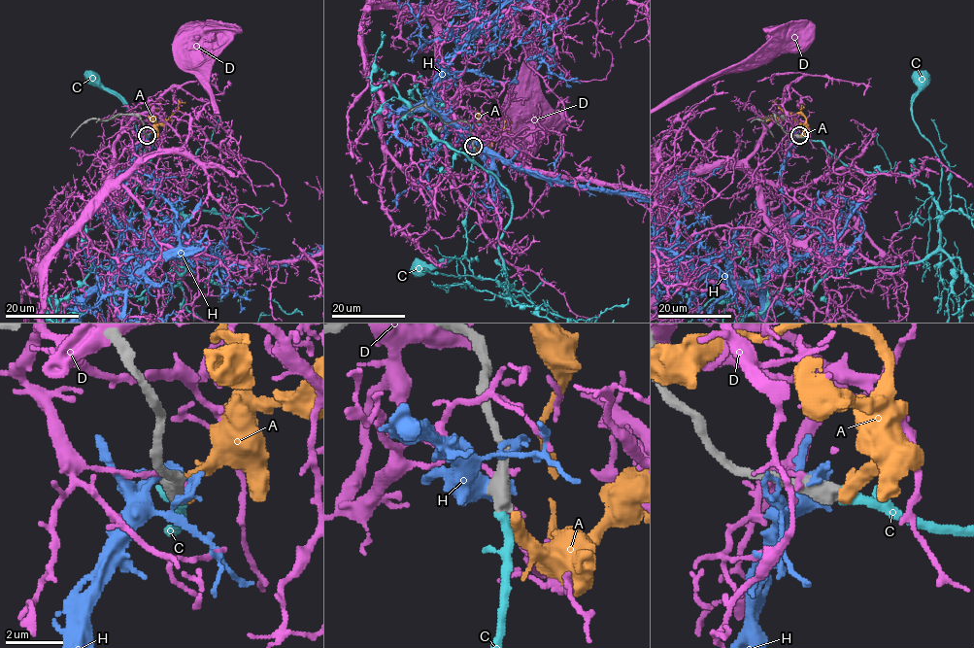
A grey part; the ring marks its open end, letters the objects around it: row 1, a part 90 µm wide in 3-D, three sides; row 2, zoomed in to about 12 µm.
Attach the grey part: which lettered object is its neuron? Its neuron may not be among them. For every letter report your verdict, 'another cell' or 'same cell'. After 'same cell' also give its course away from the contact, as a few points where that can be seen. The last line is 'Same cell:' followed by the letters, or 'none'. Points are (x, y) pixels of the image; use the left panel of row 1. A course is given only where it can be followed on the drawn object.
A: another cell
C: same cell
D: another cell
H: another cell
Same cell: C

